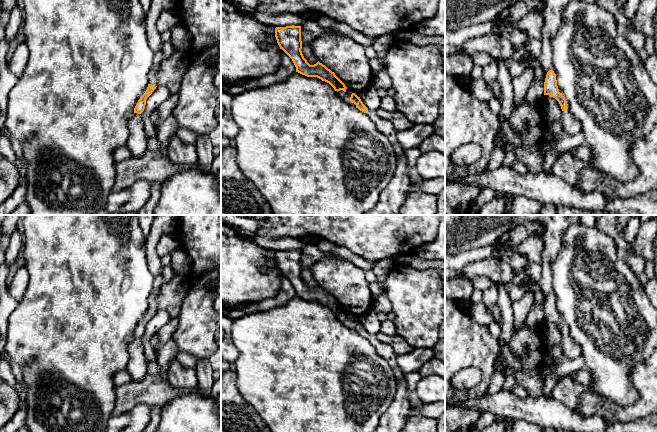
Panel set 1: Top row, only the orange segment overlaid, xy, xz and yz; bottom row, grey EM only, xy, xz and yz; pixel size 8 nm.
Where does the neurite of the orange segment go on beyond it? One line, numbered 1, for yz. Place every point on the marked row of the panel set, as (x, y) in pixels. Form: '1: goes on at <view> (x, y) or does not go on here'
1: does not go on here

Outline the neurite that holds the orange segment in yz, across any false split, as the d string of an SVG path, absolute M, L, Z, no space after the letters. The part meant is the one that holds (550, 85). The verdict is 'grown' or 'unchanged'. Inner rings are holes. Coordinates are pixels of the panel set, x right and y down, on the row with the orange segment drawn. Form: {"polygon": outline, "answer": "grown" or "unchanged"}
{"polygon": "M551 69L547 72L545 82L544 82L544 95L551 95L555 98L560 106L562 111L566 110L567 101L562 93L559 92L556 80L556 74Z", "answer": "unchanged"}

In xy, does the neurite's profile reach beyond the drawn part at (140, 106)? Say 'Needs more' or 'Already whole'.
Already whole

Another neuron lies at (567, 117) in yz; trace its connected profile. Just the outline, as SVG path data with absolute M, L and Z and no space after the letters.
M567 102L566 110L562 111L561 120L570 126L574 126L577 123L577 121L574 119L572 113L571 113L568 102Z

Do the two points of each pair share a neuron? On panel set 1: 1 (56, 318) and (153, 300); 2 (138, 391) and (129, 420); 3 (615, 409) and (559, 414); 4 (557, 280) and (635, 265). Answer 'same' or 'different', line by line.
1: different
2: different
3: different
4: different

